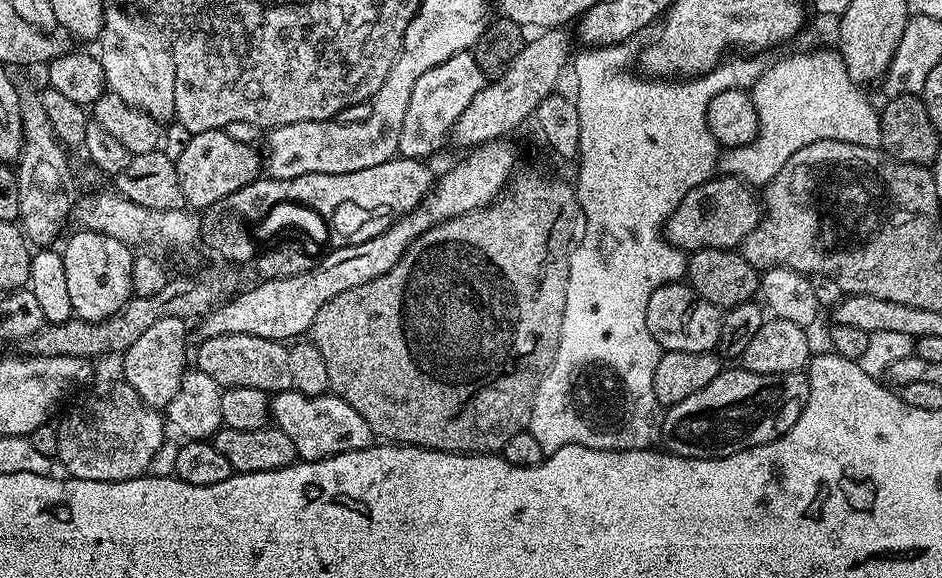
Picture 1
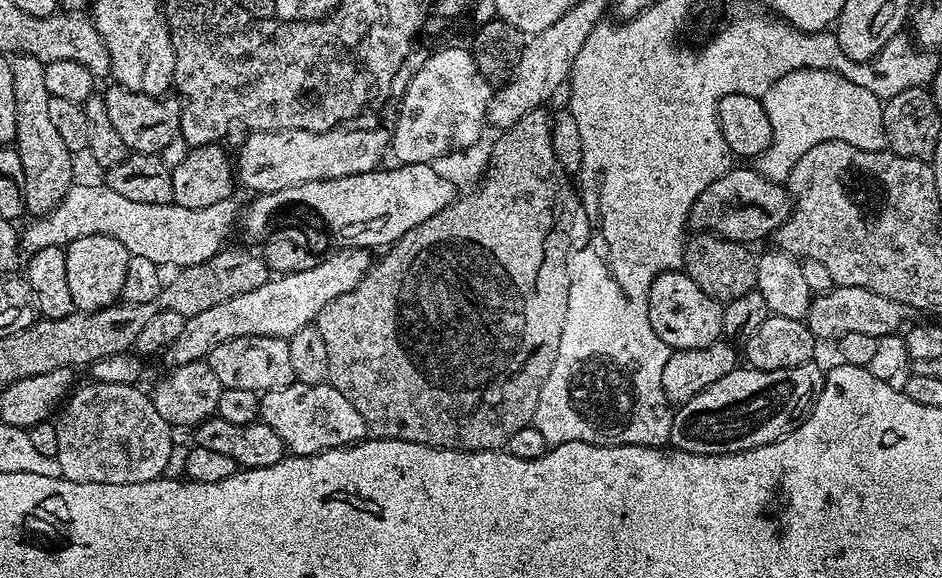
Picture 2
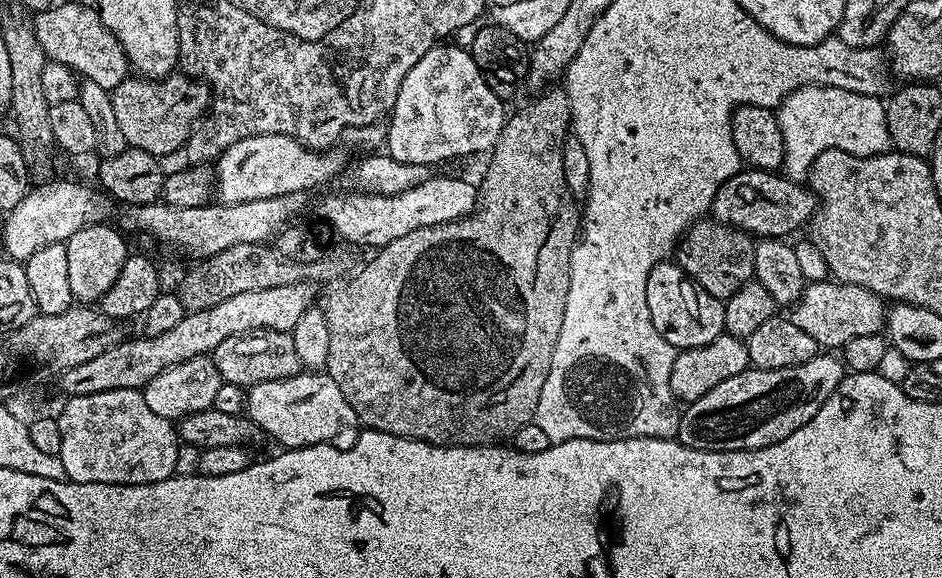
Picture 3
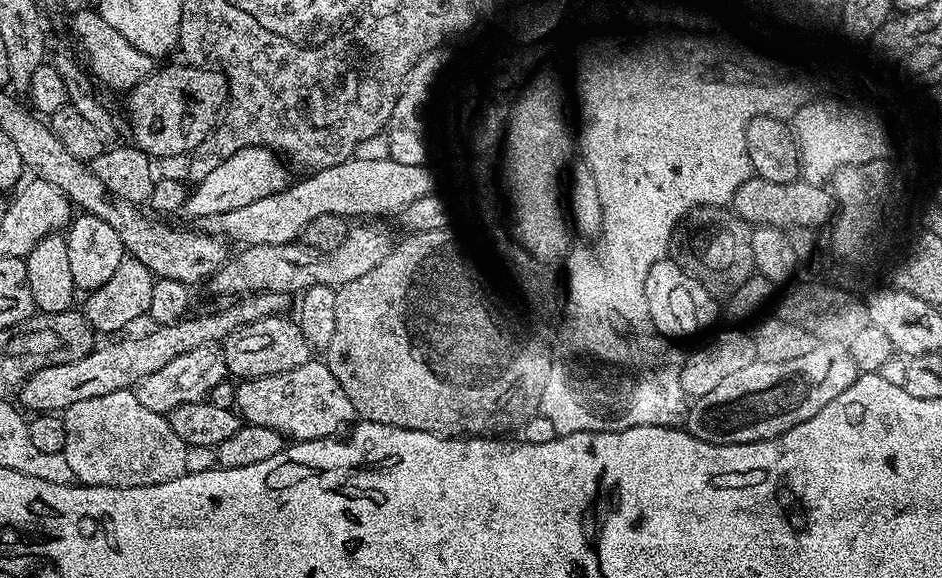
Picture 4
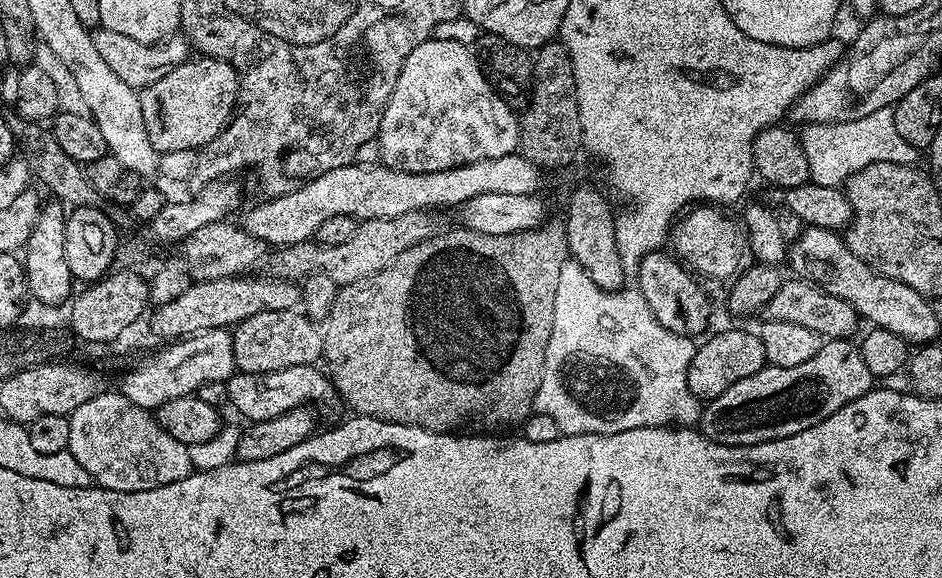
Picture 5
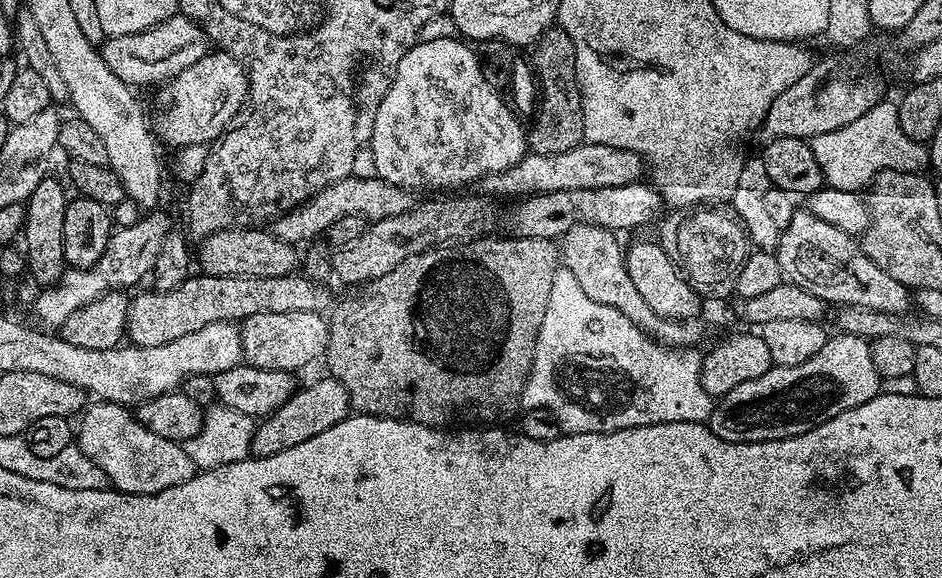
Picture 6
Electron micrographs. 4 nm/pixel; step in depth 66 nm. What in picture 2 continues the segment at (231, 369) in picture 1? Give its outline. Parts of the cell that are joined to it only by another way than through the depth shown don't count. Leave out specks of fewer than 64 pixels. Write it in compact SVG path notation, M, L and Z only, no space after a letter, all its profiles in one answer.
M273 336L230 338L208 352L206 363L210 366L210 370L214 370L221 388L250 390L263 394L297 383L290 359L290 346L285 338Z

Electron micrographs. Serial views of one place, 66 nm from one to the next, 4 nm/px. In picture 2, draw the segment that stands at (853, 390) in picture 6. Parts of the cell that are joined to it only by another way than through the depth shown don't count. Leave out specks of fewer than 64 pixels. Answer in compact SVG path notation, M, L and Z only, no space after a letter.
M816 362L782 370L738 366L673 411L671 447L699 456L725 456L772 444L808 415L825 375Z

